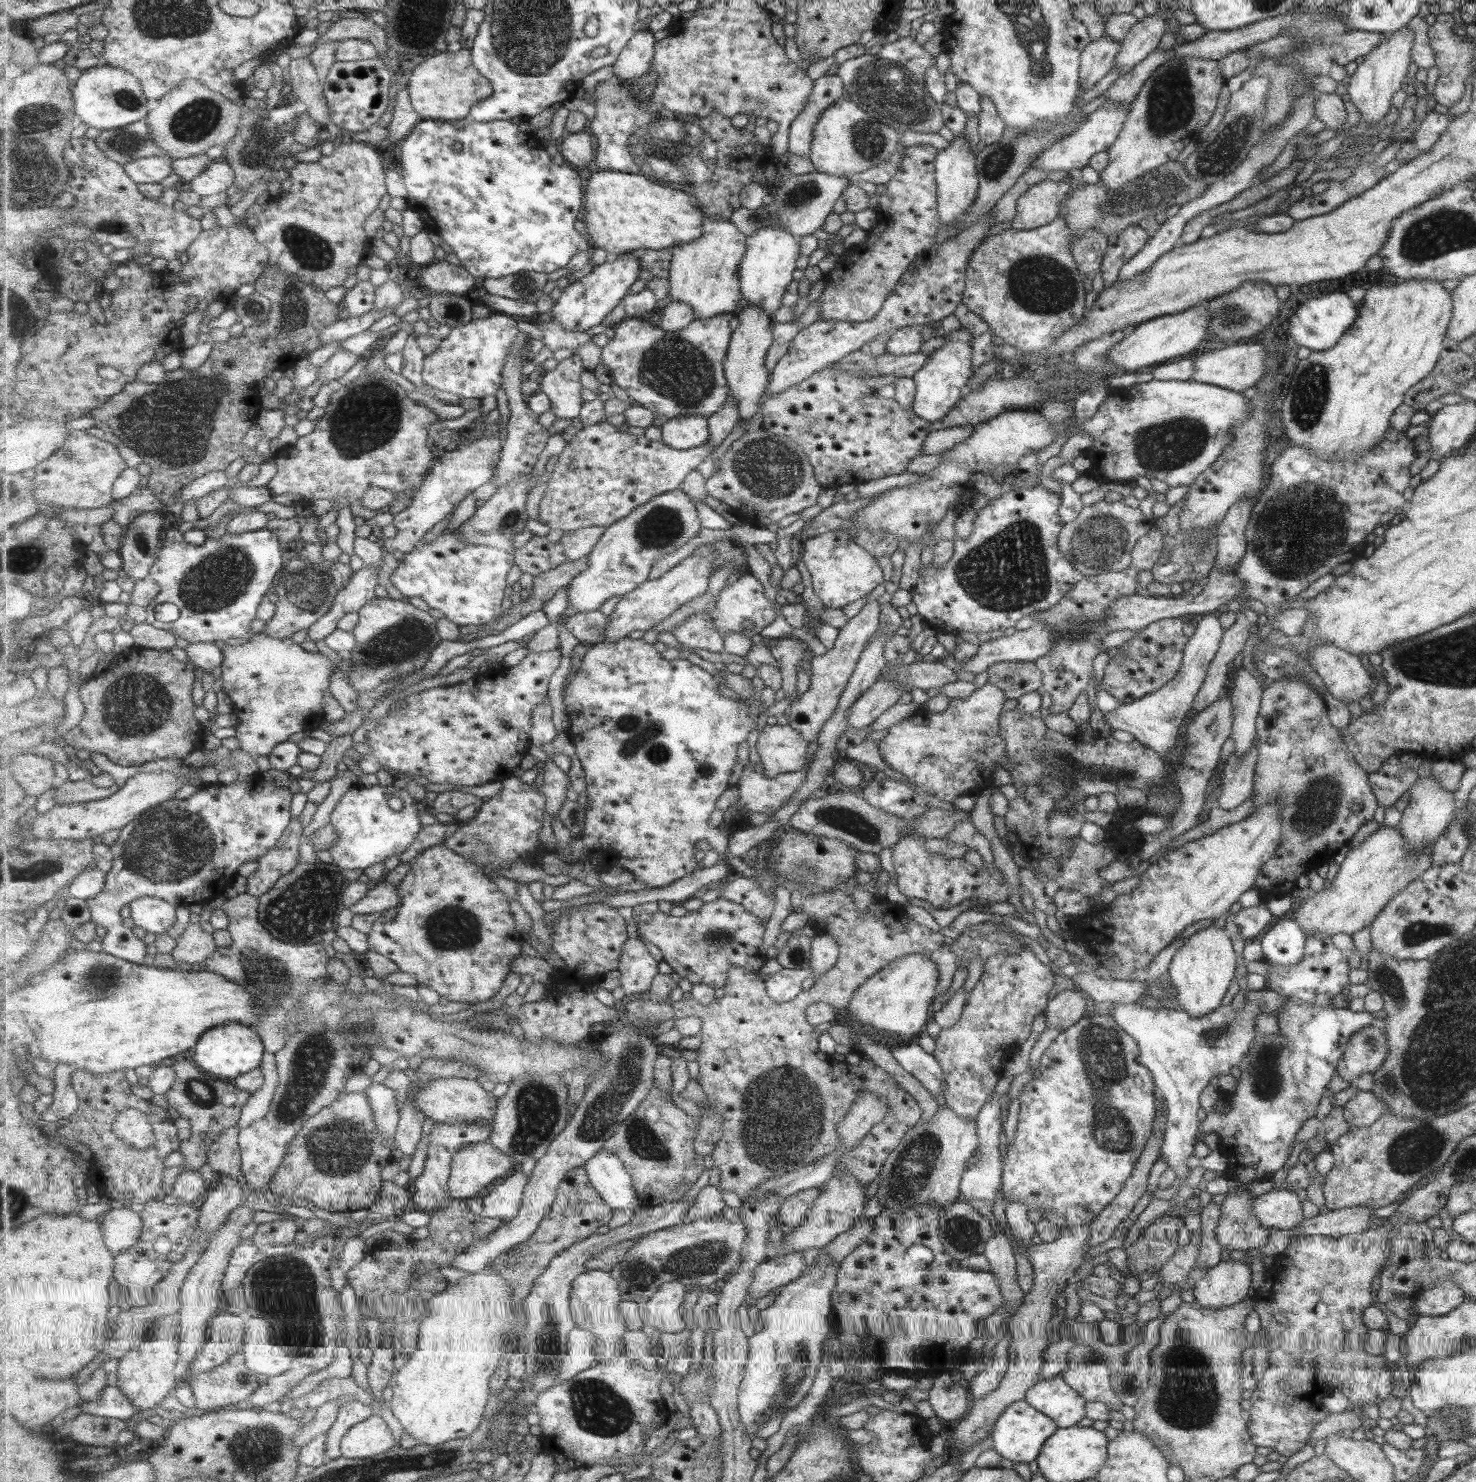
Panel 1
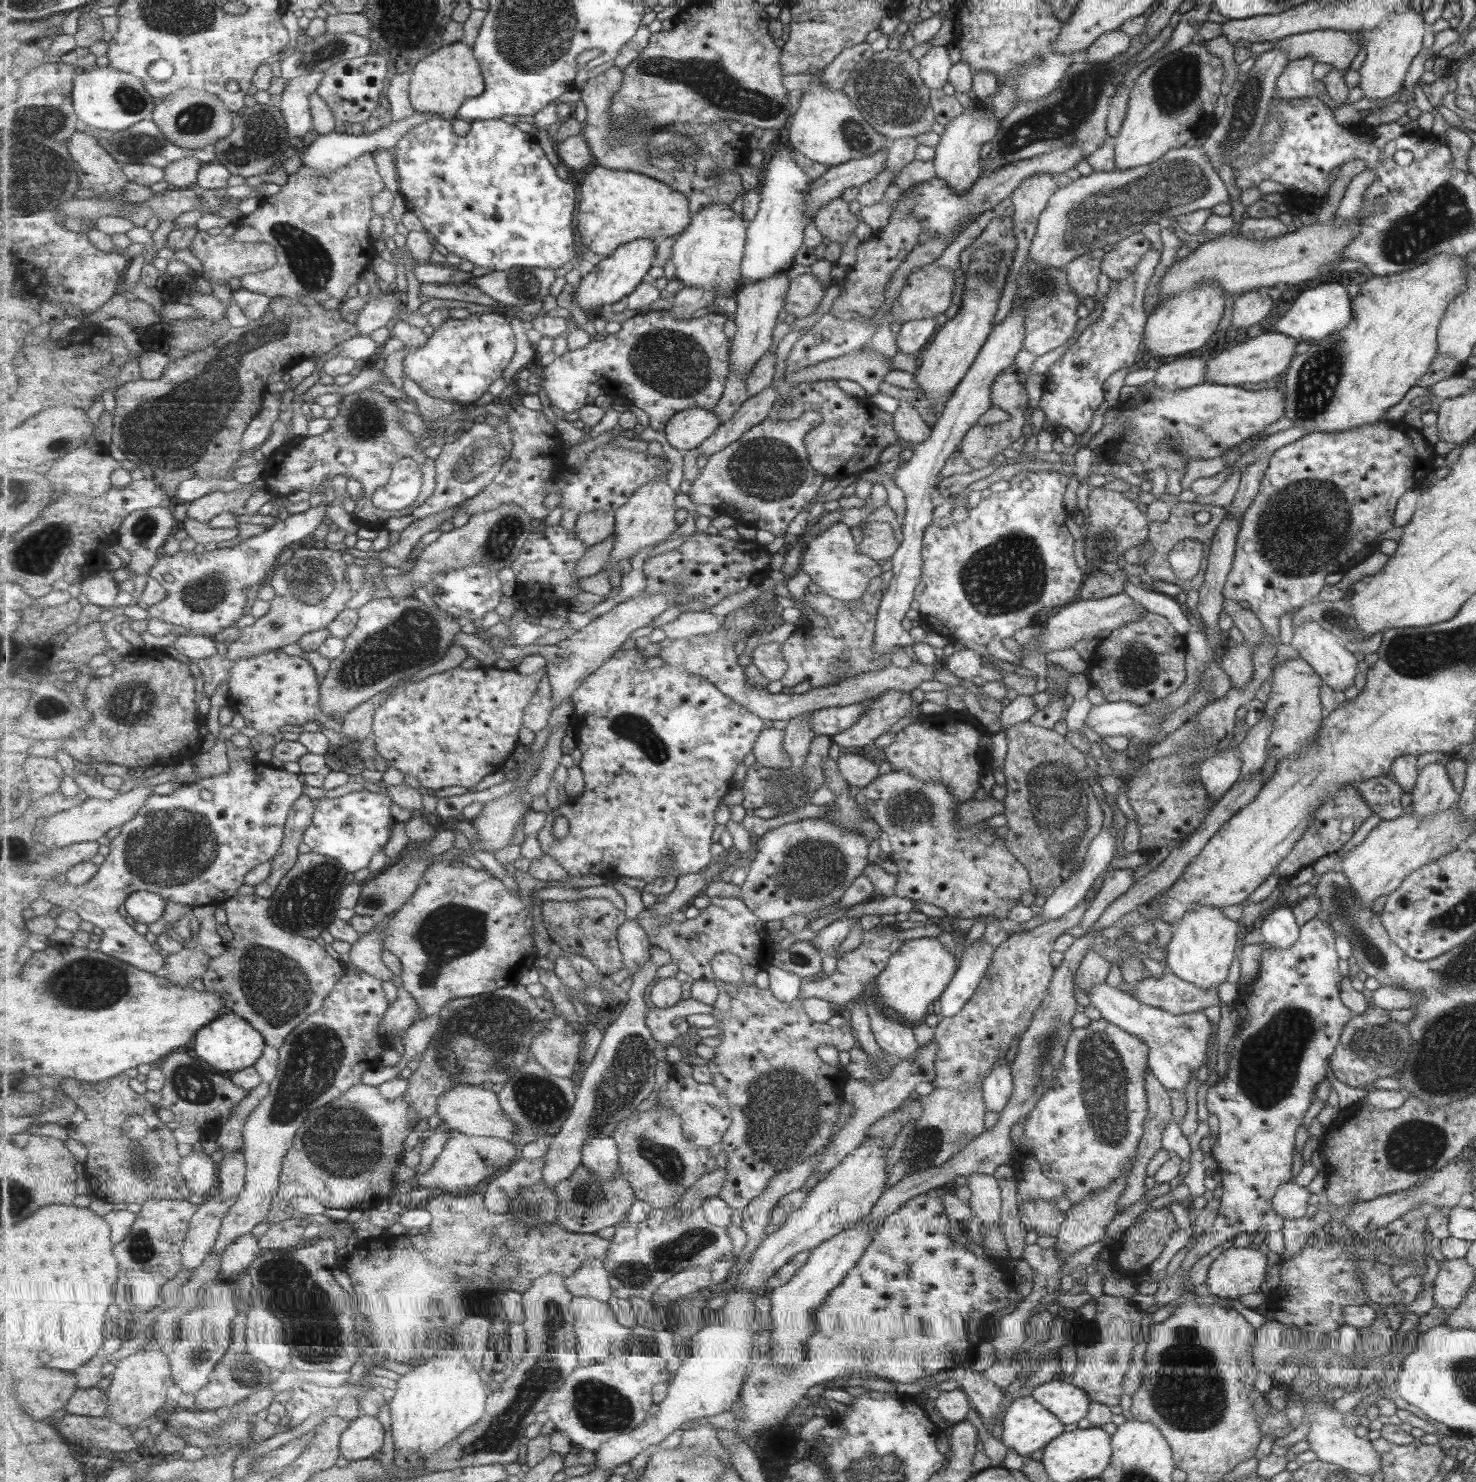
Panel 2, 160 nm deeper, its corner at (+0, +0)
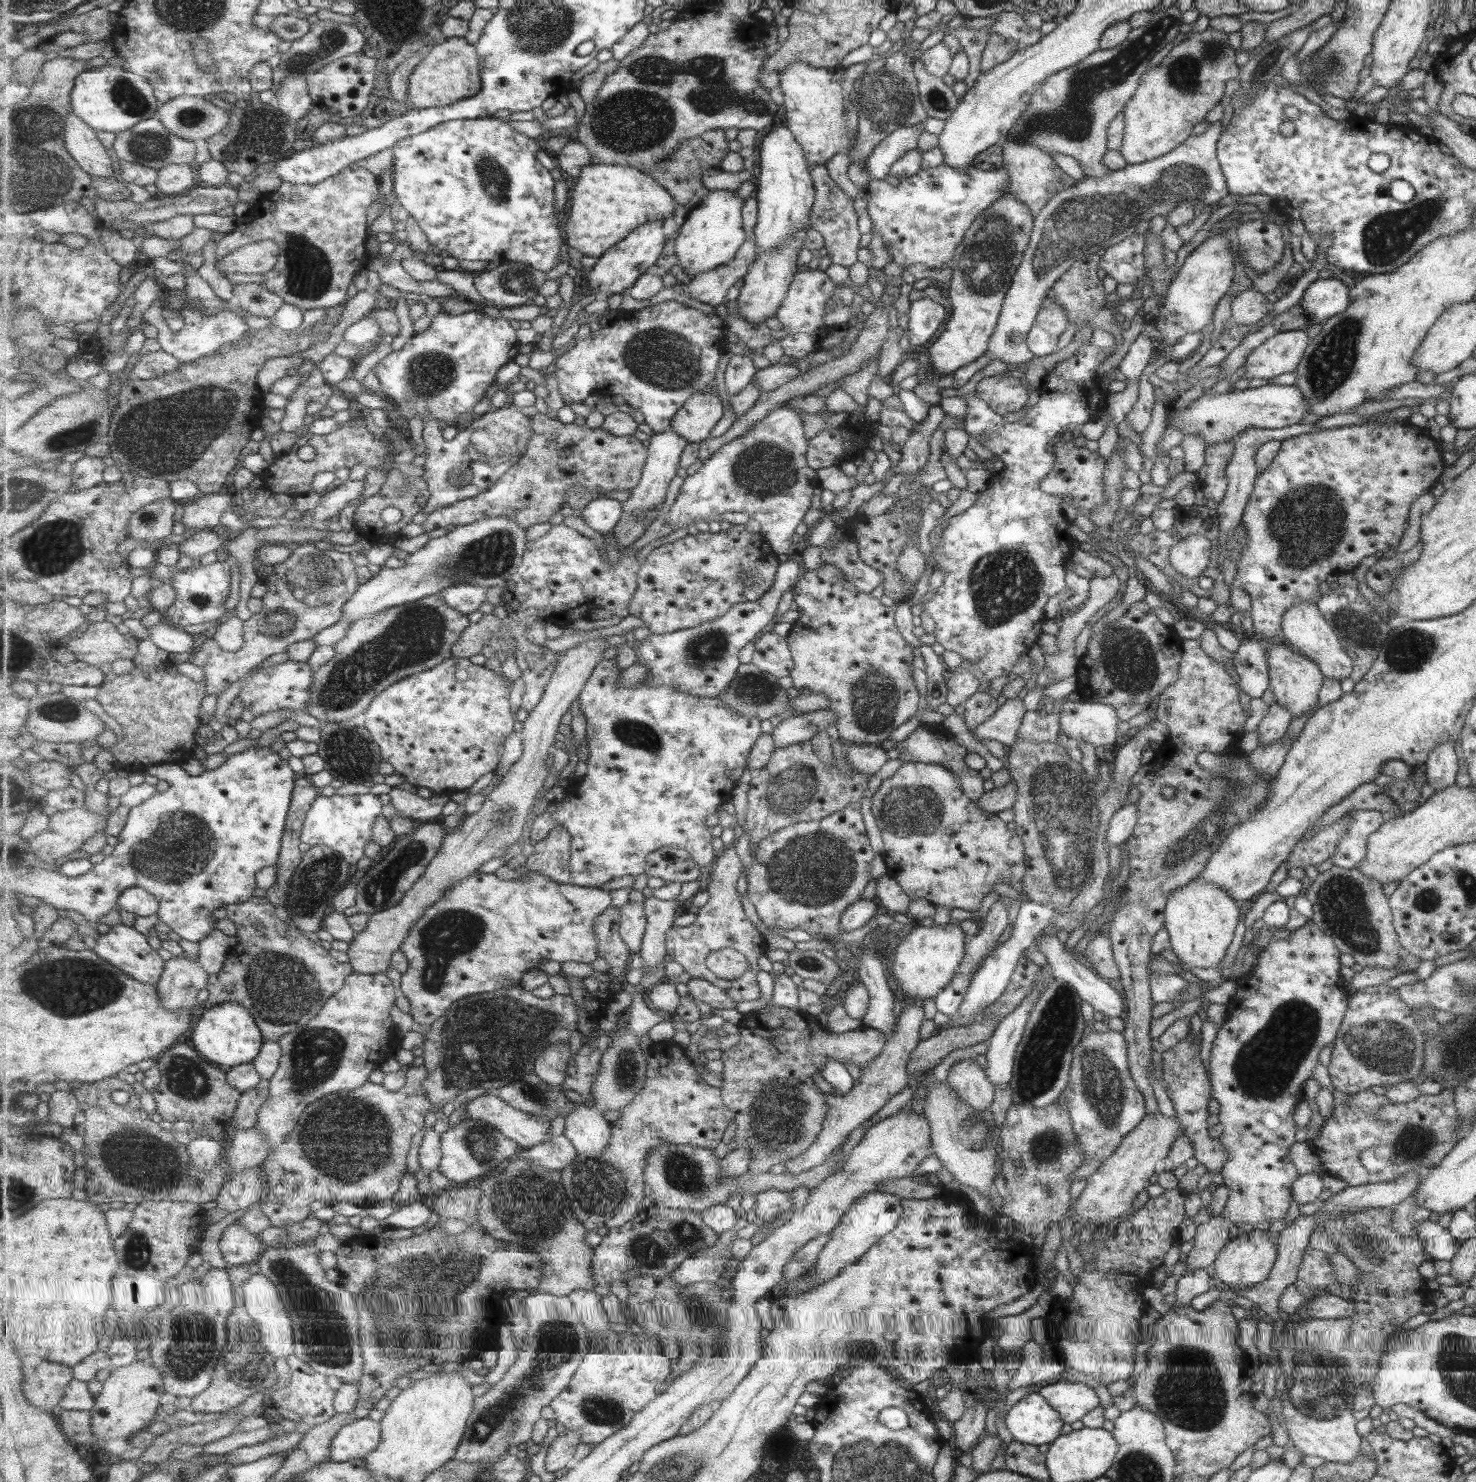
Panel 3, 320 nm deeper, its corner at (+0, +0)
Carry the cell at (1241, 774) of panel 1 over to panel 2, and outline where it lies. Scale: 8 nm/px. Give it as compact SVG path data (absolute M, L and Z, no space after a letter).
M1263 716L1248 728L1242 742L1235 748L1235 754L1241 762L1239 777L1249 778L1251 774L1261 770L1265 761L1267 738L1271 731L1272 720Z

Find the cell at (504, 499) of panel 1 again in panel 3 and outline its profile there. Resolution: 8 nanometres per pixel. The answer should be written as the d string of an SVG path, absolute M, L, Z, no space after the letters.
M493 516L473 524L457 526L455 530L430 539L424 547L409 554L404 566L378 569L376 575L362 584L345 604L342 619L356 623L391 607L439 595L442 590L458 584L504 586L524 562L527 551L527 532L508 516Z

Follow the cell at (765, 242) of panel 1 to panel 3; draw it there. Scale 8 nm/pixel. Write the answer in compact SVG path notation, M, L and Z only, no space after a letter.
M788 125L770 128L762 137L755 197L760 204L760 218L754 232L760 256L760 252L778 247L781 241L801 230L808 222L809 211L815 201L815 186L812 184L806 152Z

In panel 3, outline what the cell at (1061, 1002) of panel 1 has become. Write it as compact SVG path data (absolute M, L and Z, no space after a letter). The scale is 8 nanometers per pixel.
M1100 932L1093 935L1083 953L1101 979L1120 980L1118 968L1112 957L1112 948L1108 935Z

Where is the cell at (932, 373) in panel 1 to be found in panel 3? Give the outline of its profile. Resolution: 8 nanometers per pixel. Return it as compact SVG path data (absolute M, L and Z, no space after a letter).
M1005 192L981 211L965 231L949 262L952 279L947 283L947 290L951 316L945 330L927 350L931 360L930 371L937 372L939 376L951 375L956 368L973 362L987 351L997 316L1000 316L1003 296L1006 296L1005 292L1012 284L1011 276L1016 275L1017 266L1023 259L1033 226L1033 218L1026 204Z

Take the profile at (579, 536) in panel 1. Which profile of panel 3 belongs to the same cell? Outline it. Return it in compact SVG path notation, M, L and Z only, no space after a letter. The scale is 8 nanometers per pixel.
M604 496L592 497L585 501L581 517L589 527L604 536L614 530L624 513L623 502Z

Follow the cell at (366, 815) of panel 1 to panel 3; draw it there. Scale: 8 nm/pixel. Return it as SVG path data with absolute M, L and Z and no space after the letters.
M336 794L330 798L321 795L313 802L312 808L307 814L301 840L311 847L330 846L343 855L351 864L357 864L365 856L365 844L373 839L373 826L375 826L377 816L381 816L381 810L383 810L383 802L375 794L357 794L357 796L339 796L339 794Z

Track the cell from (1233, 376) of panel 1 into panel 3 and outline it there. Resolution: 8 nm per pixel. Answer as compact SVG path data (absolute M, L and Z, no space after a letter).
M1291 330L1275 334L1246 358L1243 378L1271 379L1285 372L1295 372L1309 343L1304 331Z

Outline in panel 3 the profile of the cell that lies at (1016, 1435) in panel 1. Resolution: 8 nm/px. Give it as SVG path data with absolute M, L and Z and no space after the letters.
M1037 1390L1024 1395L1004 1416L1006 1429L1013 1439L1036 1447L1052 1443L1064 1421Z

